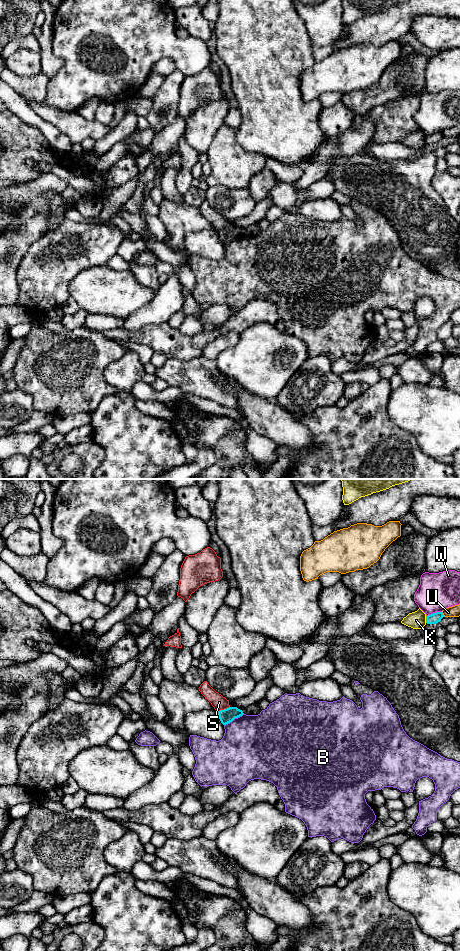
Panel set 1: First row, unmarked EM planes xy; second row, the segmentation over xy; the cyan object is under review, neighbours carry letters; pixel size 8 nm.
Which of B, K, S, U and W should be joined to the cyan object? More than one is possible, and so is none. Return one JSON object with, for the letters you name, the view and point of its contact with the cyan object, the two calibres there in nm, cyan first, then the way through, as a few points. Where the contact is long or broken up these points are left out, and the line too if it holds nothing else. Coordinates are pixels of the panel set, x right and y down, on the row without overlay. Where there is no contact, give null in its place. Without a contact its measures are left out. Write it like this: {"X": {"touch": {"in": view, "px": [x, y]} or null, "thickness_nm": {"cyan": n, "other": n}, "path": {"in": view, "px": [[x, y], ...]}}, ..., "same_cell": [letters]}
{"same_cell": []}

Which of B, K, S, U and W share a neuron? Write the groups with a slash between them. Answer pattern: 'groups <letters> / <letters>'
groups B / K / S / U / W

